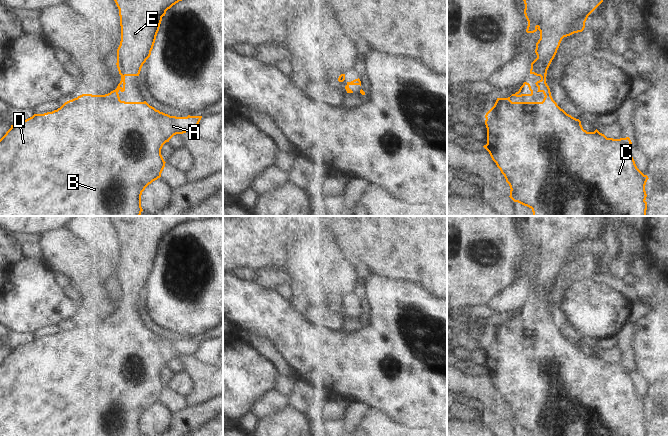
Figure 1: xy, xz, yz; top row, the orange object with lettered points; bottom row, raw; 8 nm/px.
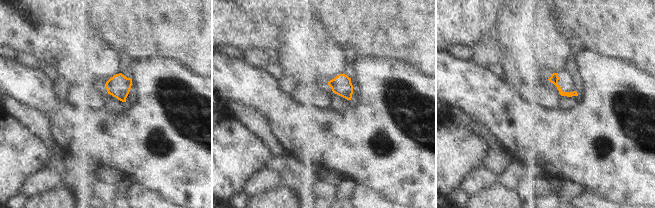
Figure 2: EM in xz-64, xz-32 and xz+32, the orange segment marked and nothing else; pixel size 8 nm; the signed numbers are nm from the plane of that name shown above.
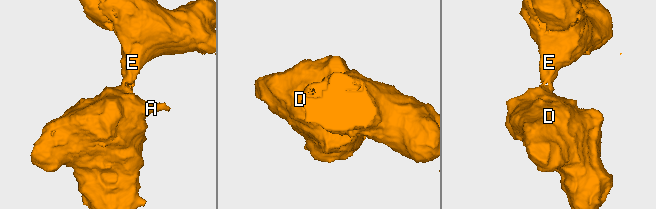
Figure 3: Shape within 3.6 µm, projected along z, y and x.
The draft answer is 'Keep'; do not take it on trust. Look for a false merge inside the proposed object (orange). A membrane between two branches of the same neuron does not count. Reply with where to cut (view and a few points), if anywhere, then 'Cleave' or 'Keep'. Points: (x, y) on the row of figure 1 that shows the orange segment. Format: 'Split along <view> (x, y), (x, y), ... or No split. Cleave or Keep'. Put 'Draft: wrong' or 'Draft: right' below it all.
No split. Keep
Draft: right

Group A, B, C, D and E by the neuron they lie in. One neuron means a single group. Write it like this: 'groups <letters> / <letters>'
groups A B C D E

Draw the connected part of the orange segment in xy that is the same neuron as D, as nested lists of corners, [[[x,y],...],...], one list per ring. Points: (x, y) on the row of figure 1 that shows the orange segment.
[[[114,0],[120,16],[121,41],[117,49],[117,68],[121,81],[117,88],[105,95],[82,94],[65,102],[60,108],[44,114],[34,114],[32,117],[11,125],[11,128],[0,139],[0,216],[140,216],[141,195],[145,188],[161,177],[165,161],[161,149],[166,142],[176,134],[195,130],[202,116],[176,117],[170,116],[144,102],[121,101],[118,92],[125,91],[125,77],[139,76],[141,68],[150,57],[157,33],[166,11],[182,0]]]

